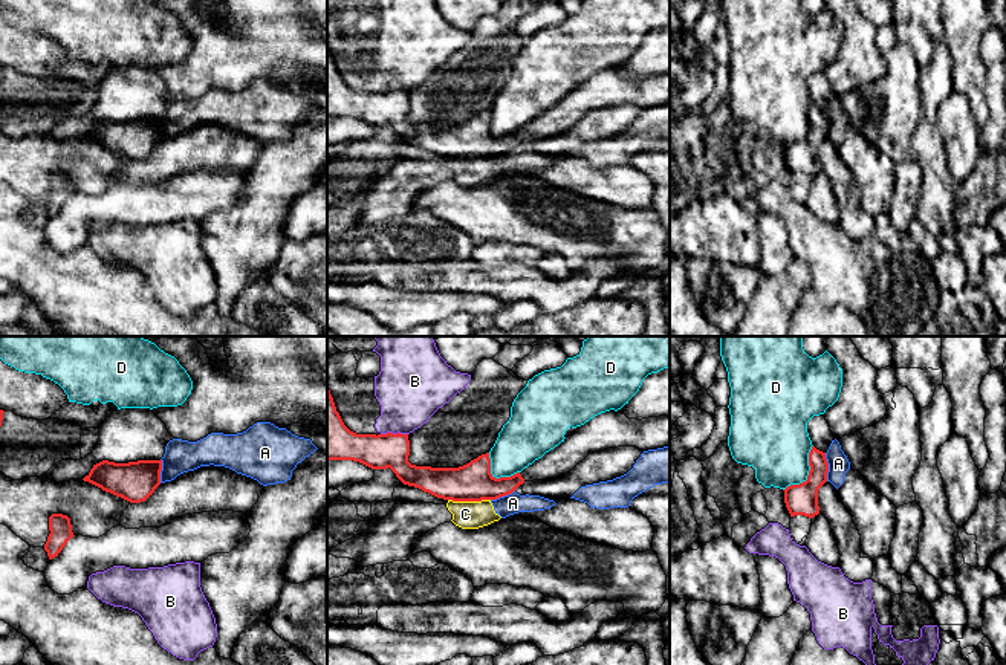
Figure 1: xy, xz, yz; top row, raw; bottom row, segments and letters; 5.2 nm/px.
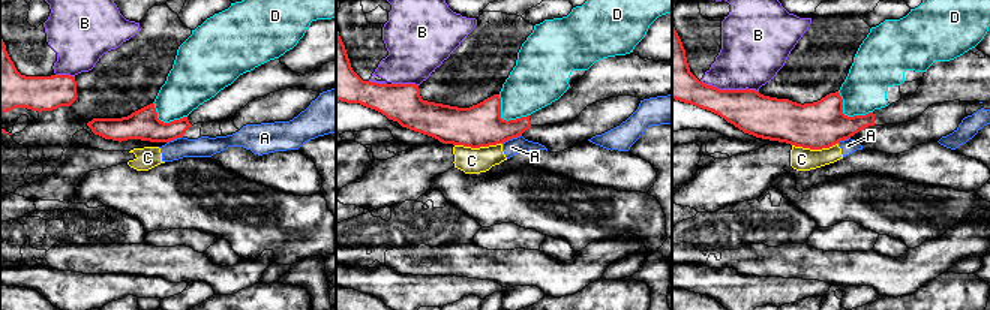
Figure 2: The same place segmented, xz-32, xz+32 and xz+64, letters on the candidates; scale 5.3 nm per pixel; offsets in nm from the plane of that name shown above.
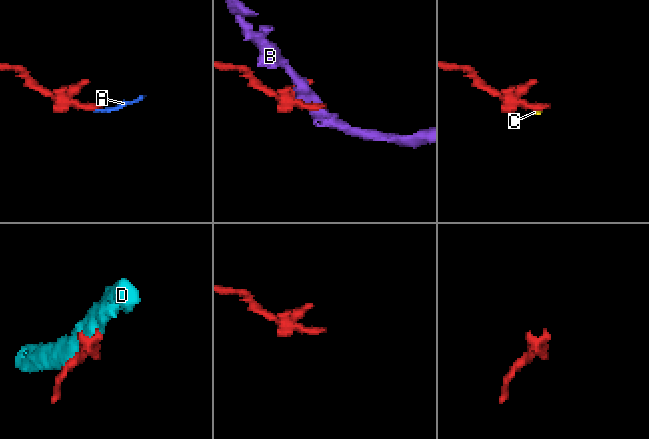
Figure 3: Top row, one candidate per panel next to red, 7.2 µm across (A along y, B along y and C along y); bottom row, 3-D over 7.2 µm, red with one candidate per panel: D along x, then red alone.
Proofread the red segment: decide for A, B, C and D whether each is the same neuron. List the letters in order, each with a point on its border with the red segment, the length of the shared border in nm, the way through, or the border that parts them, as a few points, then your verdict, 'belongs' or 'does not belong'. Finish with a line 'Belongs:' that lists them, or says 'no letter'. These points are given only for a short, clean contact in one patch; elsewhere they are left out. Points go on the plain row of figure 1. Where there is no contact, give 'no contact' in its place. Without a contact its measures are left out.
A: contact yz (827, 124); length 150 nm; border yz (824, 110), (827, 138); does not belong
B: contact xz (392, 90); length 140 nm; does not belong
C: contact xz (470, 158); length 220 nm; border xz (448, 156), (490, 158); does not belong
D: contact yz (809, 132); length 280 nm; border yz (812, 103), (808, 135), (783, 147); does not belong
Belongs: no letter

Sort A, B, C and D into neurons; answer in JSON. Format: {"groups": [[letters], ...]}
{"groups": [["A", "C"], ["B"], ["D"]]}

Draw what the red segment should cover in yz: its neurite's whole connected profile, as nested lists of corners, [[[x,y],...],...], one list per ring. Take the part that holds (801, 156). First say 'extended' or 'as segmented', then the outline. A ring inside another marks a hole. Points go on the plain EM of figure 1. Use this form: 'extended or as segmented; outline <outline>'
as segmented; outline [[[812,104],[809,110],[809,133],[800,142],[790,142],[784,148],[784,161],[790,171],[813,176],[819,171],[818,148],[827,139],[829,121],[826,110]]]

